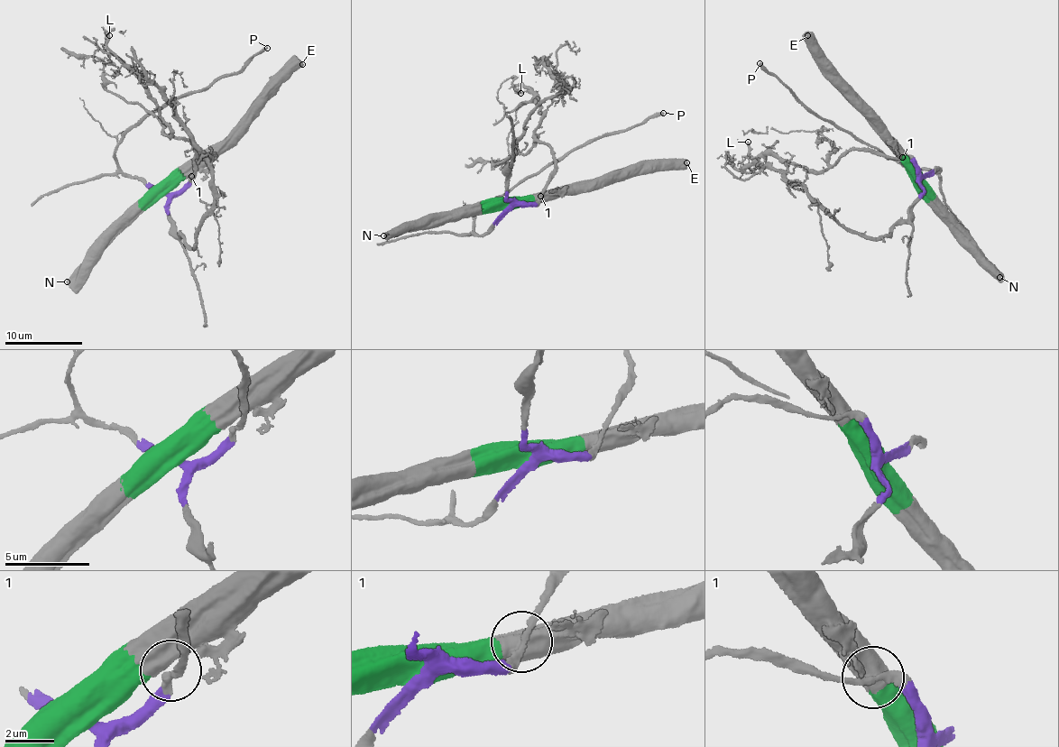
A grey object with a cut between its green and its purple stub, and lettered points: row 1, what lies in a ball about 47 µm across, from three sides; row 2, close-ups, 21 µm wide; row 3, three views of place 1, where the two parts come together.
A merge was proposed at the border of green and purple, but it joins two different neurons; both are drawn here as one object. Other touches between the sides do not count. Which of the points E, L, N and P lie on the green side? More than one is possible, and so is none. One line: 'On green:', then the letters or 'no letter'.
On green: E, N

